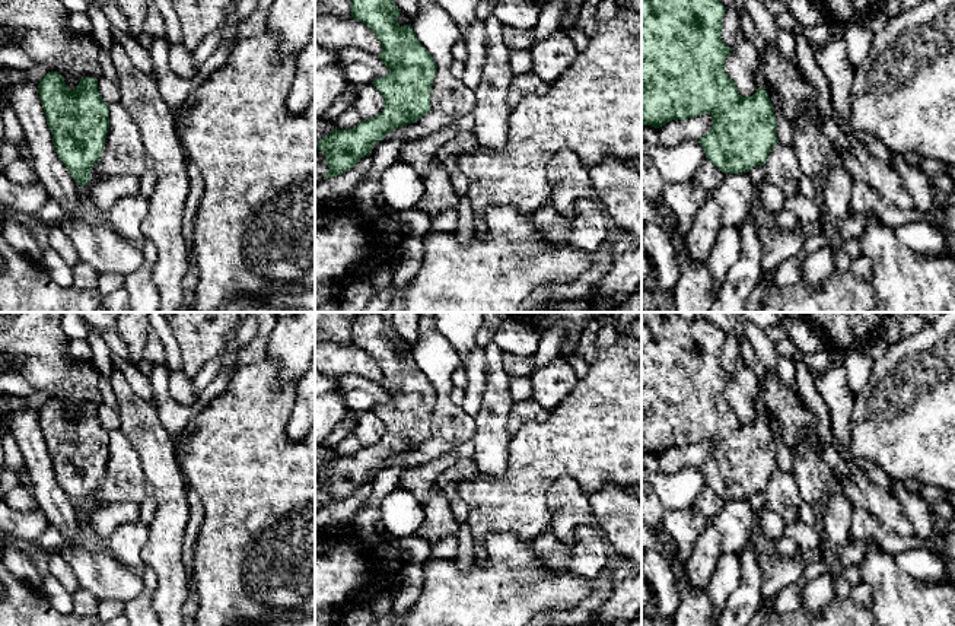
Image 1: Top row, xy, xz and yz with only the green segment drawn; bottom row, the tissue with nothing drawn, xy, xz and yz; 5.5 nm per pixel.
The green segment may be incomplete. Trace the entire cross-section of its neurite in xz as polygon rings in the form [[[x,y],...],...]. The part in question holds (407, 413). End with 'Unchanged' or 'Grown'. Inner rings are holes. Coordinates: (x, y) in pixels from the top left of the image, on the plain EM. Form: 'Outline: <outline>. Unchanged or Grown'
Outline: [[[378,312],[356,315],[351,327],[351,344],[365,350],[381,368],[379,385],[389,395],[389,400],[375,406],[372,411],[385,425],[385,435],[375,445],[363,447],[354,455],[337,457],[318,467],[318,477],[327,483],[330,493],[324,506],[344,501],[362,484],[370,483],[372,474],[389,458],[418,448],[430,438],[430,419],[436,403],[436,390],[430,379],[417,366],[411,350],[399,353],[397,346],[401,337],[394,327],[385,324]]]. Unchanged

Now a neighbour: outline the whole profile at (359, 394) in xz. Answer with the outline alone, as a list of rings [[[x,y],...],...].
[[[340,375],[338,388],[348,411],[359,414],[389,400],[379,384],[363,379],[360,375]]]

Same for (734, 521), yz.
[[[747,499],[725,502],[723,508],[710,519],[720,533],[722,553],[741,554],[742,549],[749,544],[754,518]]]

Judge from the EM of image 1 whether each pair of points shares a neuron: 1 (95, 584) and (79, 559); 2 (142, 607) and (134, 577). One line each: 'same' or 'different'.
1: same
2: different

